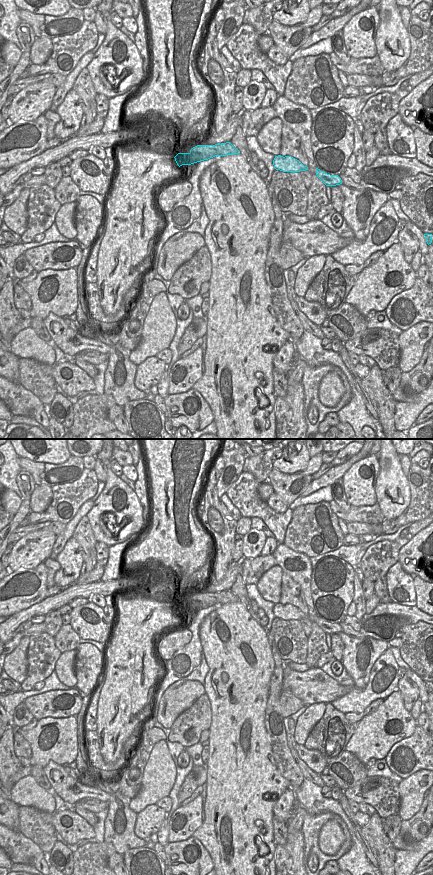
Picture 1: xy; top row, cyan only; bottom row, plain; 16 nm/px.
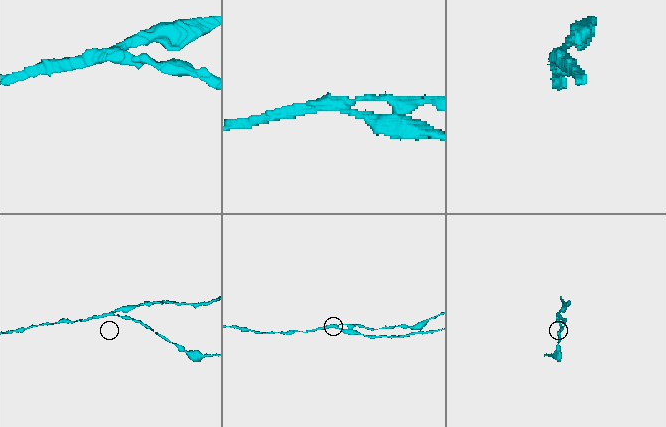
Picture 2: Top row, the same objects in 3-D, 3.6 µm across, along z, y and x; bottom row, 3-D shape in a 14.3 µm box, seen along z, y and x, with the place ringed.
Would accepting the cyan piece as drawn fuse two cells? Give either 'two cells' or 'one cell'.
two cells

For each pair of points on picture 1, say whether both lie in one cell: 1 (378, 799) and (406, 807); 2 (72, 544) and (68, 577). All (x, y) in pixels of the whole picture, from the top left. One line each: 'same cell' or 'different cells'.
1: different cells
2: same cell

